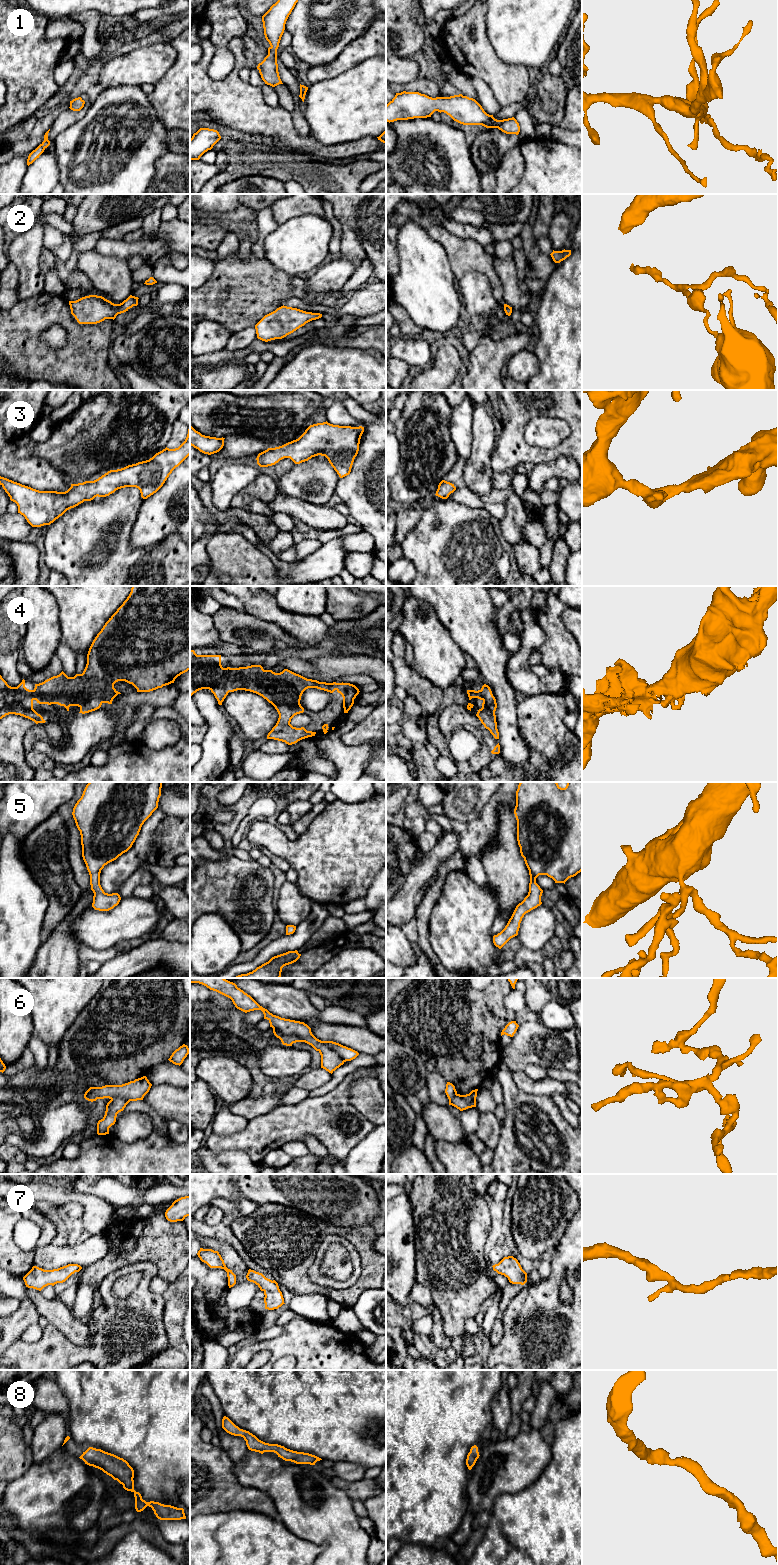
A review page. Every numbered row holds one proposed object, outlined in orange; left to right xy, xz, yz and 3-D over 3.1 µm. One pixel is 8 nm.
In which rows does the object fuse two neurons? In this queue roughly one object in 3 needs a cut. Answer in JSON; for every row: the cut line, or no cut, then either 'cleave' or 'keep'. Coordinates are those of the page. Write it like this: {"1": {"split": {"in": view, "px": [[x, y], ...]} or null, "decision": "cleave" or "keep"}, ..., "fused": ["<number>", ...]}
{"1": {"split": null, "decision": "keep"}, "2": {"split": null, "decision": "keep"}, "3": {"split": null, "decision": "keep"}, "4": {"split": null, "decision": "keep"}, "5": {"split": null, "decision": "keep"}, "6": {"split": {"in": "xz", "px": [[273, 1028], [285, 1034], [296, 1035], [303, 1041]]}, "decision": "cleave"}, "7": {"split": null, "decision": "keep"}, "8": {"split": null, "decision": "keep"}, "fused": ["6"]}

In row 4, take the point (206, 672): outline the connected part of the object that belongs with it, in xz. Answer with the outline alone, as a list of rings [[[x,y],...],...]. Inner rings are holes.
[[[190,650],[190,697],[199,690],[209,689],[215,696],[219,705],[226,698],[229,692],[245,690],[256,693],[271,703],[279,714],[278,721],[272,730],[268,733],[267,739],[274,739],[285,742],[288,745],[298,741],[315,736],[316,732],[307,731],[304,727],[293,727],[291,719],[304,712],[300,704],[303,692],[308,688],[317,688],[330,693],[335,690],[343,697],[344,713],[348,713],[354,704],[354,699],[359,694],[359,689],[350,683],[326,683],[317,680],[307,679],[288,669],[280,673],[272,670],[264,670],[261,665],[251,665],[239,668],[223,668],[221,665],[221,655],[197,655],[194,650]]]

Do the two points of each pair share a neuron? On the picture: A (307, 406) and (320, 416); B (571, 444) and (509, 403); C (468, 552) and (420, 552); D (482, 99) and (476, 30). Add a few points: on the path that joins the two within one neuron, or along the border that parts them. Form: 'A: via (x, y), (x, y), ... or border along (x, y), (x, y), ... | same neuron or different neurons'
A: border along (325, 403), (305, 423), (305, 429) | different neurons
B: via (548, 454), (531, 454), (513, 436), (513, 426) | same neuron
C: via (456, 552), (432, 552) | same neuron
D: border along (469, 76), (480, 78), (488, 86), (494, 98) | different neurons

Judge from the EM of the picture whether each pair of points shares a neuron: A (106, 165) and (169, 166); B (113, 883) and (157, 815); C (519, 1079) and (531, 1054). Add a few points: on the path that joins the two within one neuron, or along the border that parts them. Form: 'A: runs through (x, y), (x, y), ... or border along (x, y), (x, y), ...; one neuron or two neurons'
A: border along (168, 152), (157, 160), (155, 175), (150, 183); two neurons
B: runs through (124, 866), (139, 851), (147, 832); one neuron
C: border along (523, 1070), (511, 1072); two neurons

